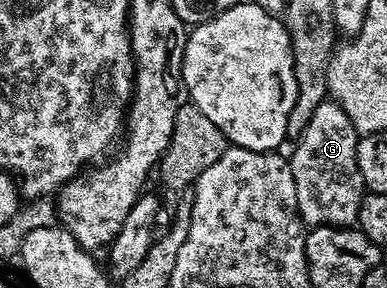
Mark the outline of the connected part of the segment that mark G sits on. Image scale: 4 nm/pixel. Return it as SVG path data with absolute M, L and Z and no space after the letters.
M327 99L312 111L312 119L297 137L294 154L288 160L292 179L296 183L298 213L303 226L336 225L354 227L358 224L358 212L364 196L362 176L356 163L356 147L359 133L352 127L352 119L333 101Z

